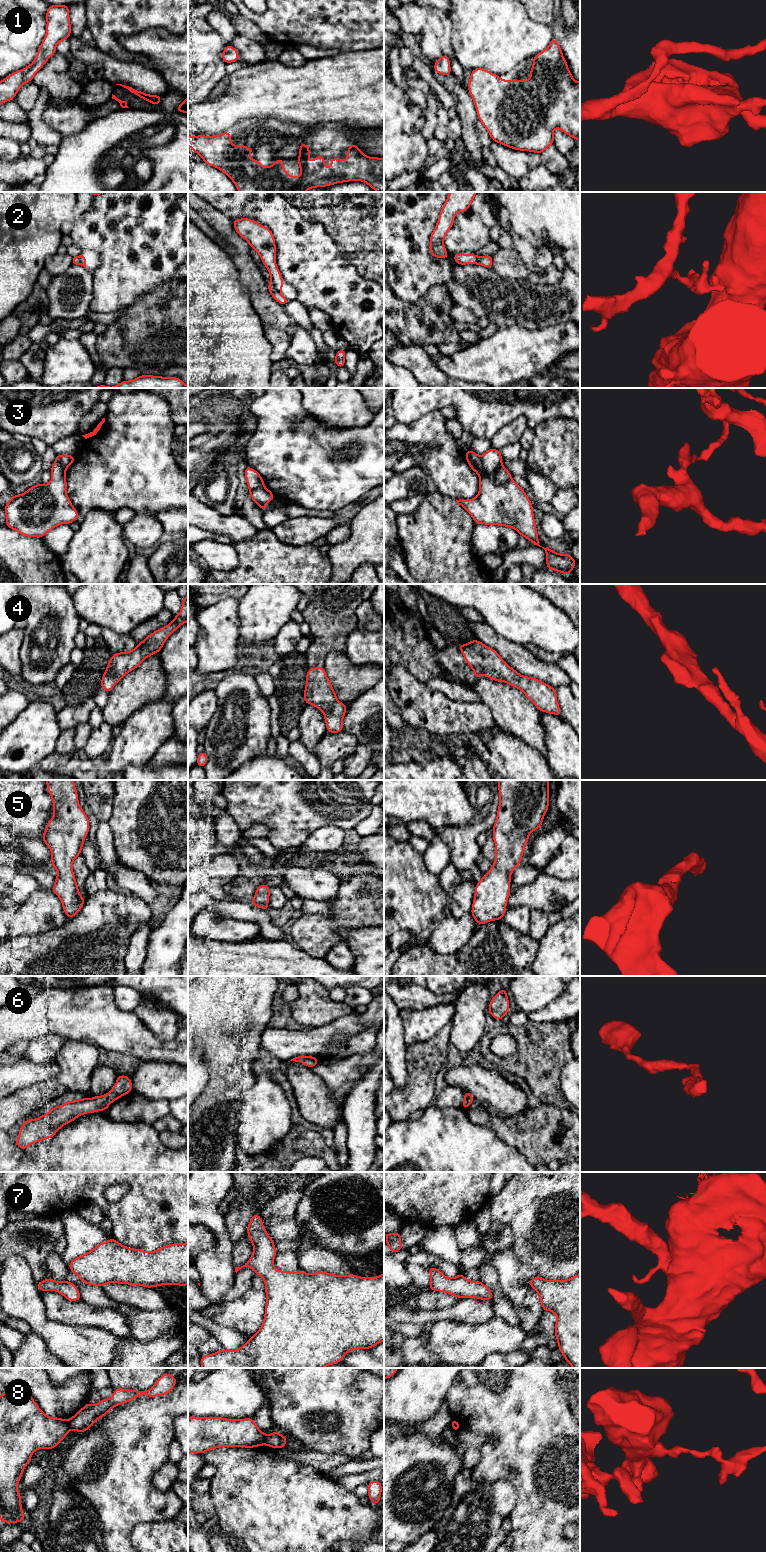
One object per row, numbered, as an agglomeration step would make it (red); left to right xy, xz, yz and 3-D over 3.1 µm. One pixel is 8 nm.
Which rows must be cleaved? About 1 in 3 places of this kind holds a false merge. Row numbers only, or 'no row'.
2, 3, 8

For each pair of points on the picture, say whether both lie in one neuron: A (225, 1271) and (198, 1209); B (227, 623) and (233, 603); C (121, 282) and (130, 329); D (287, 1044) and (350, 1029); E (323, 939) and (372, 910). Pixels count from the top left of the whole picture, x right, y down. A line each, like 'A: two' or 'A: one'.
A: one
B: one
C: two
D: one
E: one

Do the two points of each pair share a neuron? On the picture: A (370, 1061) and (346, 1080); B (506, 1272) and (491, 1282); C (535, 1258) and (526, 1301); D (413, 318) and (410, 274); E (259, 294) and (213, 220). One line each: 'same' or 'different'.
A: same
B: different
C: different
D: different
E: same

